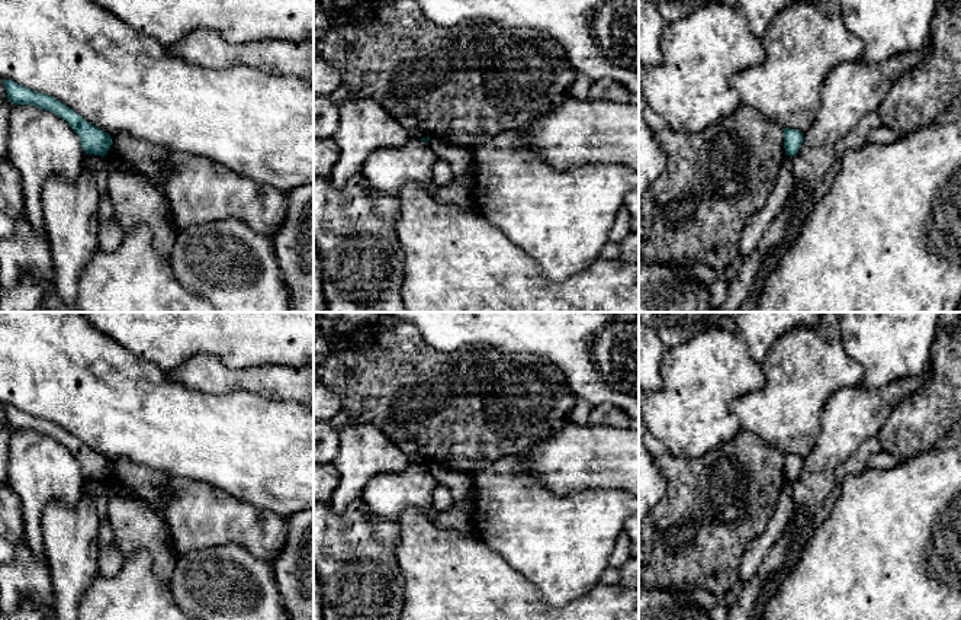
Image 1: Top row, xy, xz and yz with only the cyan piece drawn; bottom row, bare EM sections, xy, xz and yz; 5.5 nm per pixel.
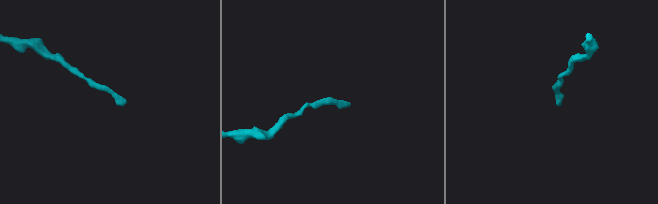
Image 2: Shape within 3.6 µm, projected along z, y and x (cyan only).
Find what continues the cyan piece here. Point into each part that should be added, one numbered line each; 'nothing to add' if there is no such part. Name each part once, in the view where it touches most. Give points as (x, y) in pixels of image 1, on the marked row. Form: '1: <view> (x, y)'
nothing to add

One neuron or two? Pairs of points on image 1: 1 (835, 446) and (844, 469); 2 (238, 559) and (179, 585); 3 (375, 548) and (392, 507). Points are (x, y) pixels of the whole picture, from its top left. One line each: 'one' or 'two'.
1: two
2: one
3: two

